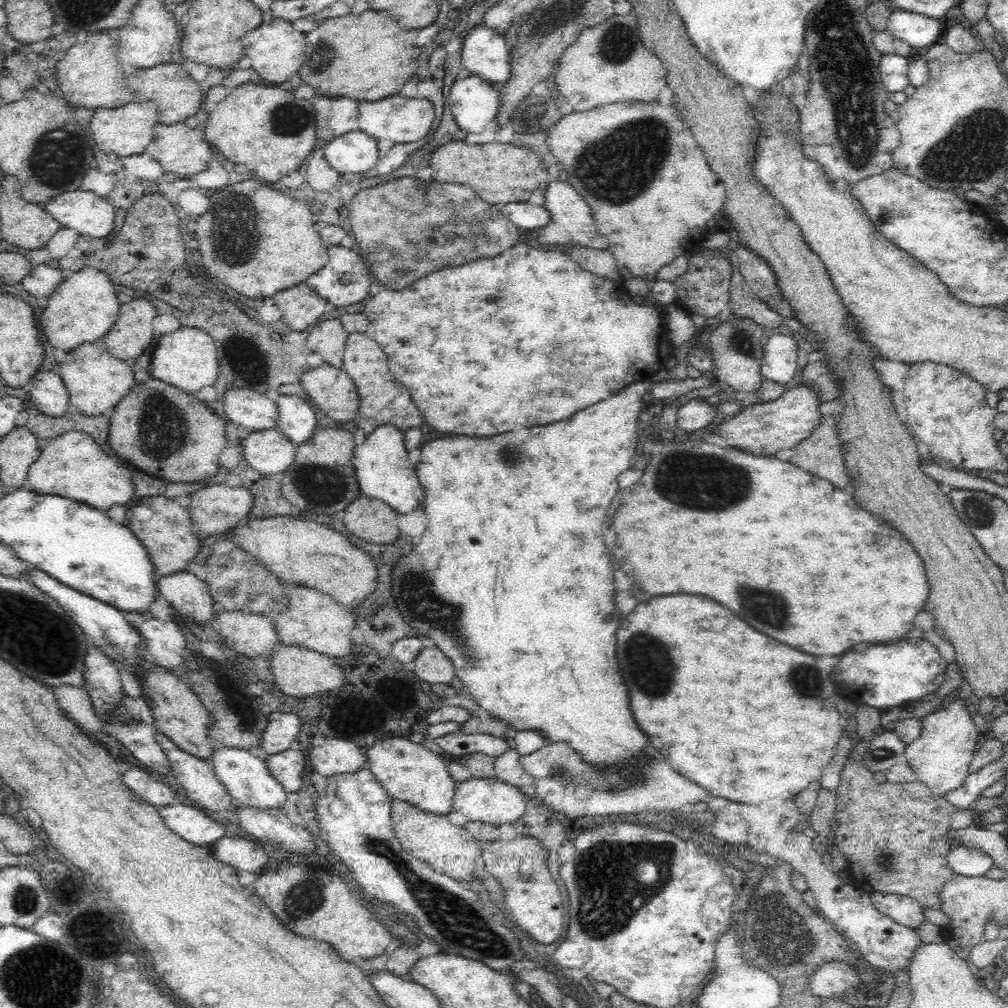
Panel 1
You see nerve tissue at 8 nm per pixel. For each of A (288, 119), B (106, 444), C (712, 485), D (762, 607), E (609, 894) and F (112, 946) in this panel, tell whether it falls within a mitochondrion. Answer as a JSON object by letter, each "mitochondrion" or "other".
{"A":"mitochondrion","B":"other","C":"mitochondrion","D":"mitochondrion","E":"mitochondrion","F":"other"}

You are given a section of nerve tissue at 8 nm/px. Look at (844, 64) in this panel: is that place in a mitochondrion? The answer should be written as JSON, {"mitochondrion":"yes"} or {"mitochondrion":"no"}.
{"mitochondrion":"yes"}

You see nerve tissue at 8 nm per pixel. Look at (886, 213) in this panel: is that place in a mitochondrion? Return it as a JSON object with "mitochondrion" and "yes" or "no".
{"mitochondrion":"yes"}

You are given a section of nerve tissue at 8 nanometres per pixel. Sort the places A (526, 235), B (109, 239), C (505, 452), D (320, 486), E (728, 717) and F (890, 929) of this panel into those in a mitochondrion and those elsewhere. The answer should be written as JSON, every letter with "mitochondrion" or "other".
{"A":"other","B":"other","C":"mitochondrion","D":"mitochondrion","E":"other","F":"other"}

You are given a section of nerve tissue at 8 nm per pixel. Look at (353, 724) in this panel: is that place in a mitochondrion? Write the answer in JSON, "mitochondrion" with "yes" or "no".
{"mitochondrion":"no"}

